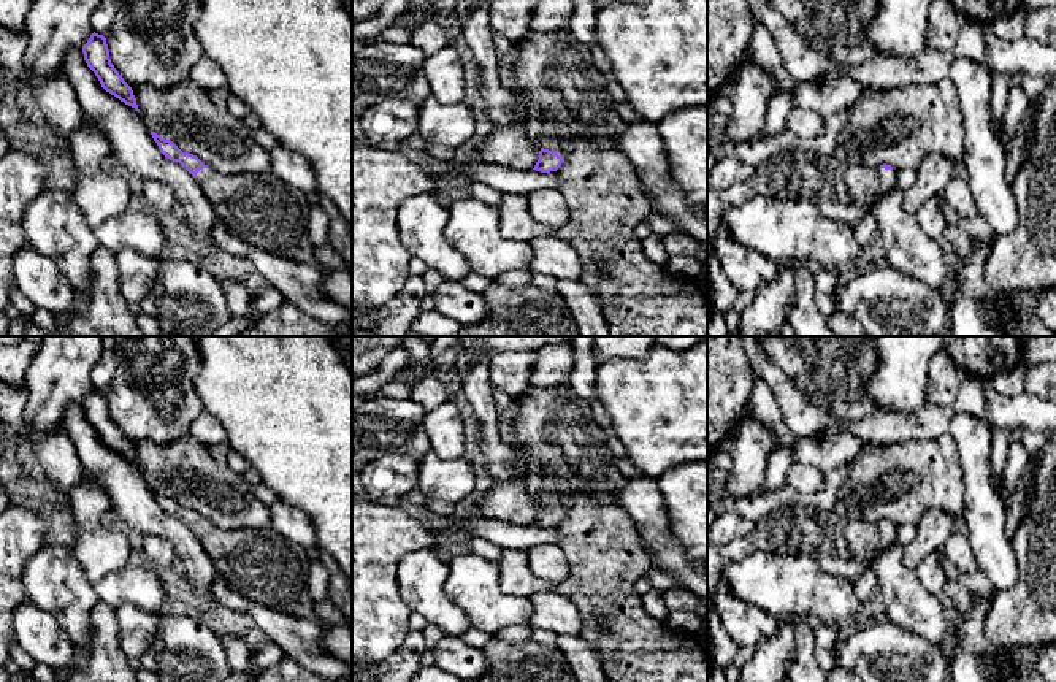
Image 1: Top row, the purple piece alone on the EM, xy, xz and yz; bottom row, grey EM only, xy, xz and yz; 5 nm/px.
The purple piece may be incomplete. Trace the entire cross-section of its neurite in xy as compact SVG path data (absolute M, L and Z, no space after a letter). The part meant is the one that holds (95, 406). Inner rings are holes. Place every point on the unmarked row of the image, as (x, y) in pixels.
M94 387L82 401L82 409L87 422L95 428L101 443L140 468L132 443L111 419L106 393Z

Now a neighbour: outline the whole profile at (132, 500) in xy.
M82 406L67 411L63 428L82 468L106 490L121 527L168 541L186 566L189 584L203 600L214 603L211 584L217 571L212 560L195 533L160 508L140 468L101 443Z

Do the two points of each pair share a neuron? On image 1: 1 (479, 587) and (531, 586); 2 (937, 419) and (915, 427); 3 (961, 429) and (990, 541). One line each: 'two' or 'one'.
1: two
2: one
3: one

